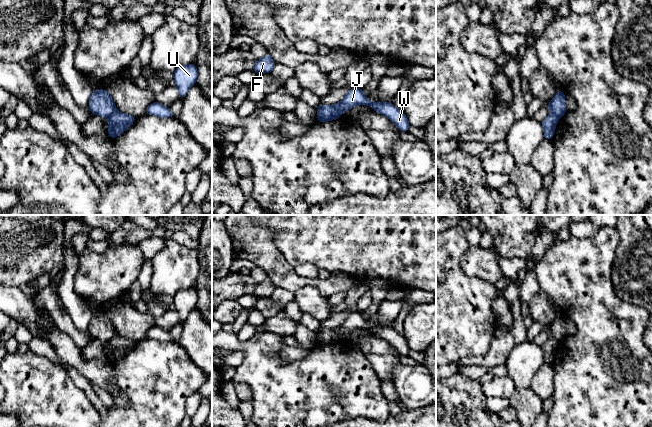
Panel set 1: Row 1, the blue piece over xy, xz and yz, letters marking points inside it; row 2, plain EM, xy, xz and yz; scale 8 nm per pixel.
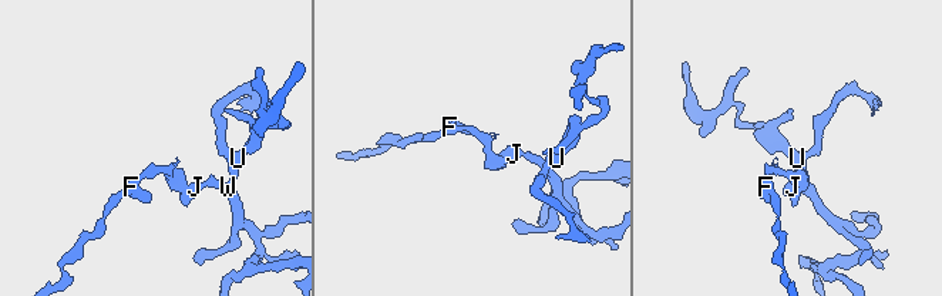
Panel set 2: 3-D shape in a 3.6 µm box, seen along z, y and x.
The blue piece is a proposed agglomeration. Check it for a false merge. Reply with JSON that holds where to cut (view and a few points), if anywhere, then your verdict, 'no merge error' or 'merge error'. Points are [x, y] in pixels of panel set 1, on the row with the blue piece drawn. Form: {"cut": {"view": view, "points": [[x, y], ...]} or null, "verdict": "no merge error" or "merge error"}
{"cut": {"view": "xz", "points": [[334, 105], [342, 113]]}, "verdict": "merge error"}

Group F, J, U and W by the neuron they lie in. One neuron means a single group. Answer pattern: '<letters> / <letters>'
F / J U W

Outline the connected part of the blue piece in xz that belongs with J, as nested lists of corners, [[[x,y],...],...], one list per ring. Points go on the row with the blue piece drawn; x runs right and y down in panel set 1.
[[[359,87],[350,89],[345,97],[335,106],[343,114],[346,110],[358,105],[371,106],[377,113],[385,115],[397,126],[400,132],[407,132],[410,127],[403,111],[400,111],[391,102],[370,102]]]

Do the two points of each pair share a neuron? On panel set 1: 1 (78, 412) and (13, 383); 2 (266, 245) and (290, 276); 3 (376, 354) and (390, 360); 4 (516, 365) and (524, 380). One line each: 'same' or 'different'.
1: same
2: same
3: same
4: same

